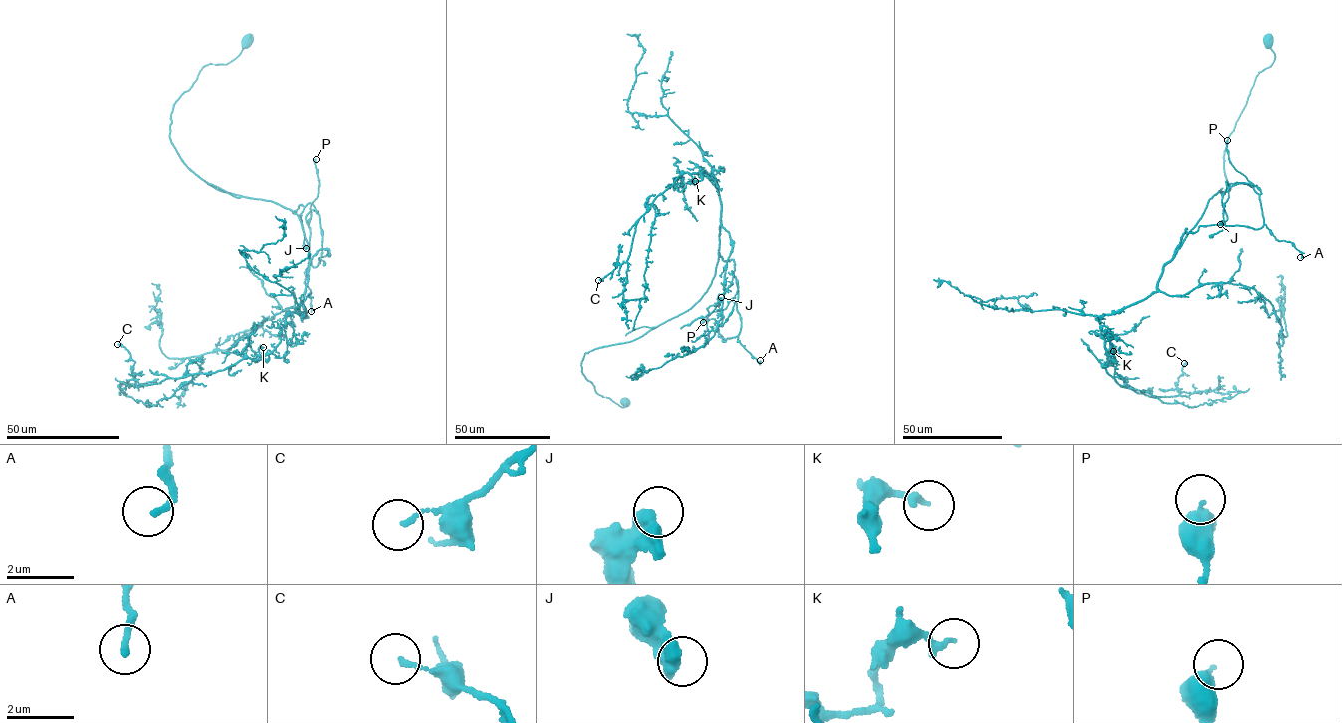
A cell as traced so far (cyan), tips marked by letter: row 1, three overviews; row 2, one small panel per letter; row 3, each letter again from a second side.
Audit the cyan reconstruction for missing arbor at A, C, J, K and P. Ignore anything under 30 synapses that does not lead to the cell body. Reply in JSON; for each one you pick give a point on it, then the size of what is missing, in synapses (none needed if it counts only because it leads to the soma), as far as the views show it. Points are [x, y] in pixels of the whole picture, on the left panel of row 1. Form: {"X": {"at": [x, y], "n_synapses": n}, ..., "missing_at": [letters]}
{"missing_at": []}

